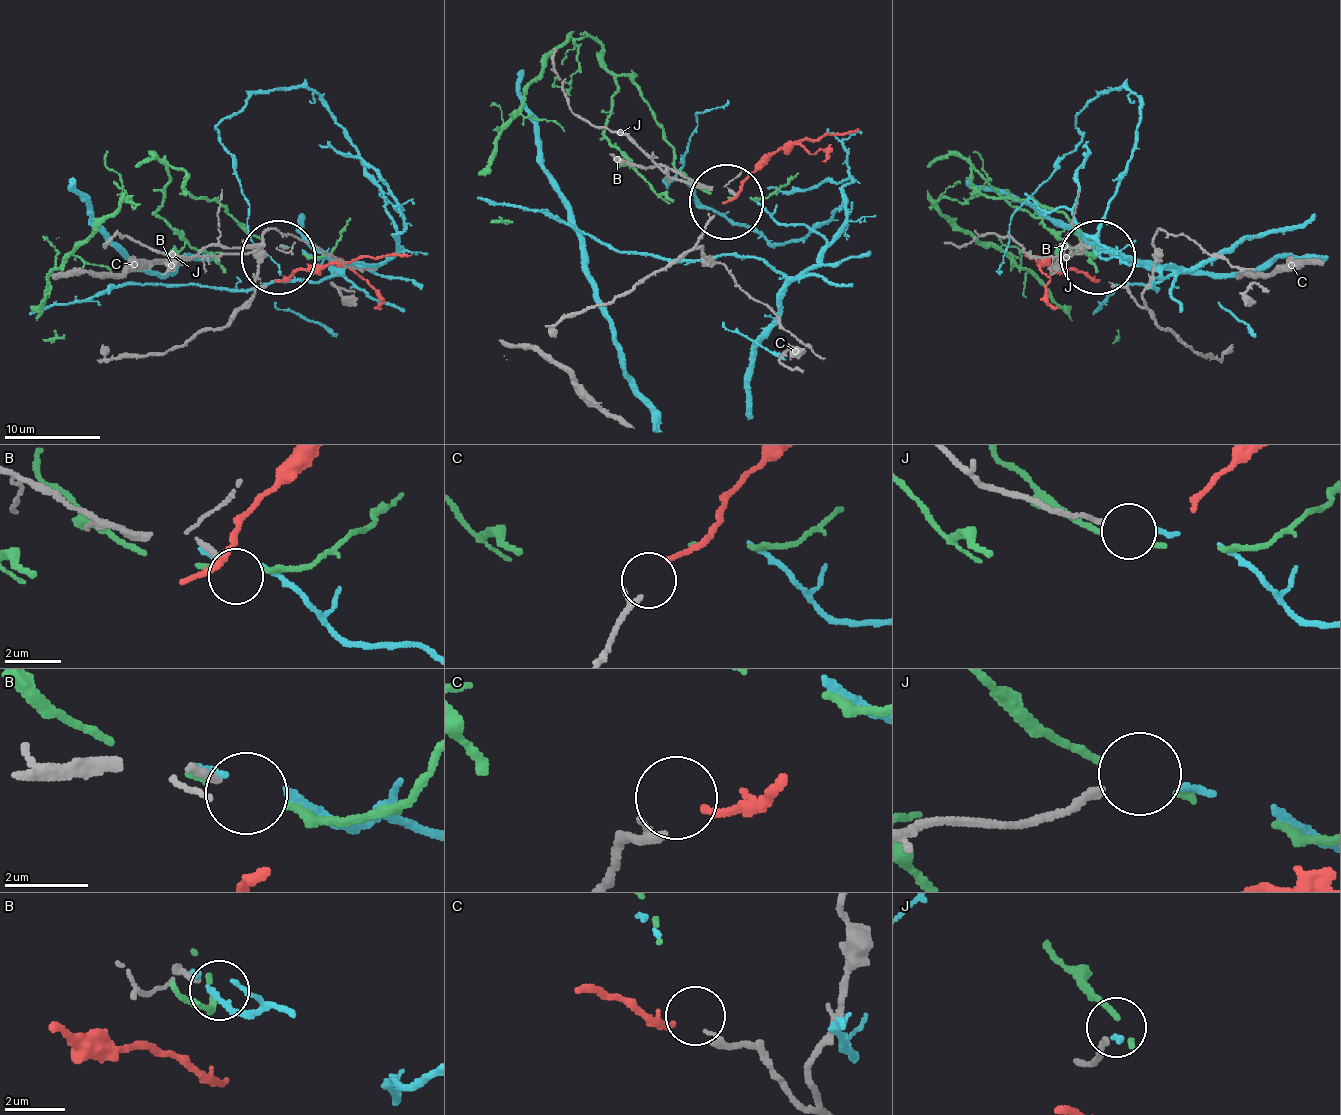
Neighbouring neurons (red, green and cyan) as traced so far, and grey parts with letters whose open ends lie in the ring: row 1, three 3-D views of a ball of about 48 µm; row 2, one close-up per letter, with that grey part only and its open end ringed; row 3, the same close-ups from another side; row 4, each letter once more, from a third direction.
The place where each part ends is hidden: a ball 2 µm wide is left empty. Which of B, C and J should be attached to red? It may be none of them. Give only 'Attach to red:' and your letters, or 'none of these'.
Attach to red: C

